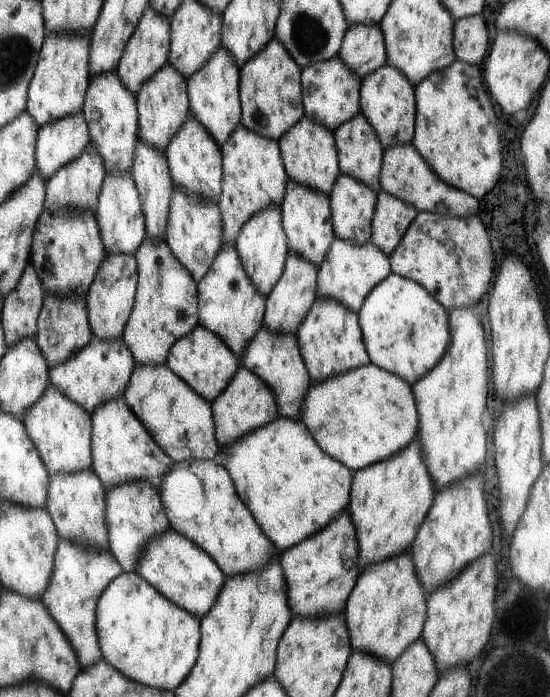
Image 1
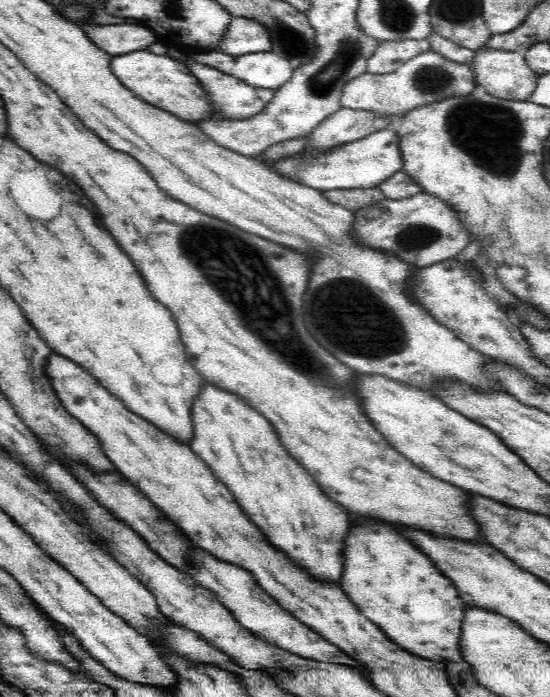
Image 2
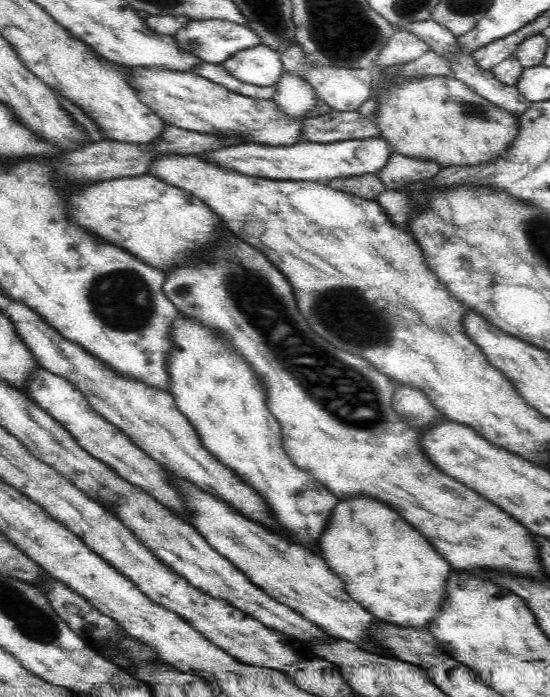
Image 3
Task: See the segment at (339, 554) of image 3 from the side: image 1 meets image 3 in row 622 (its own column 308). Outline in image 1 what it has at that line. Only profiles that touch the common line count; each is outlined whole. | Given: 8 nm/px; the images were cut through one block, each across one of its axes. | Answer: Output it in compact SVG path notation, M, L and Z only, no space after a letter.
M366 364L324 381L311 382L300 406L299 420L319 448L349 470L385 460L405 448L417 432L411 388L398 376Z

